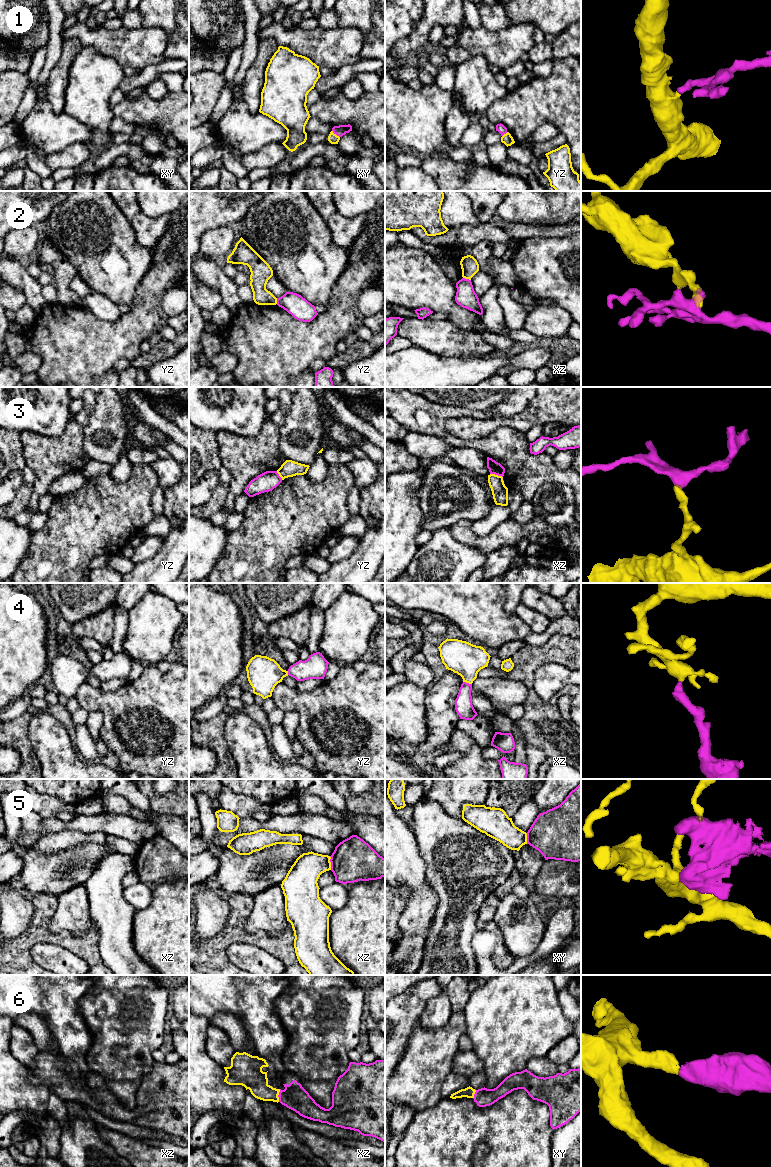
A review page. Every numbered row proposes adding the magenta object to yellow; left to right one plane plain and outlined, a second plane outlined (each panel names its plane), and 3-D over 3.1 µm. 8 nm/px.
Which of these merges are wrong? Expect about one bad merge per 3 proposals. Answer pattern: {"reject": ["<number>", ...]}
{"reject": ["1", "2", "3", "5"]}

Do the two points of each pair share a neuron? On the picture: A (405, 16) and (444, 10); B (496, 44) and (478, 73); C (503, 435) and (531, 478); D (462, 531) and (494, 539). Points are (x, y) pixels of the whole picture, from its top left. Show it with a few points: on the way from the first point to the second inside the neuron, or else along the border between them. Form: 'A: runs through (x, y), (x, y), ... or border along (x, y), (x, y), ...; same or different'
A: border along (424, 10), (415, 28), (410, 33); different
B: border along (472, 55), (481, 55), (490, 64); different
C: runs through (514, 446), (525, 467); same
D: runs through (470, 538), (473, 540), (486, 540); same

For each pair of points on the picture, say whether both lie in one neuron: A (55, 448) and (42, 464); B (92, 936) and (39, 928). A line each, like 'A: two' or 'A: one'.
A: one
B: one

